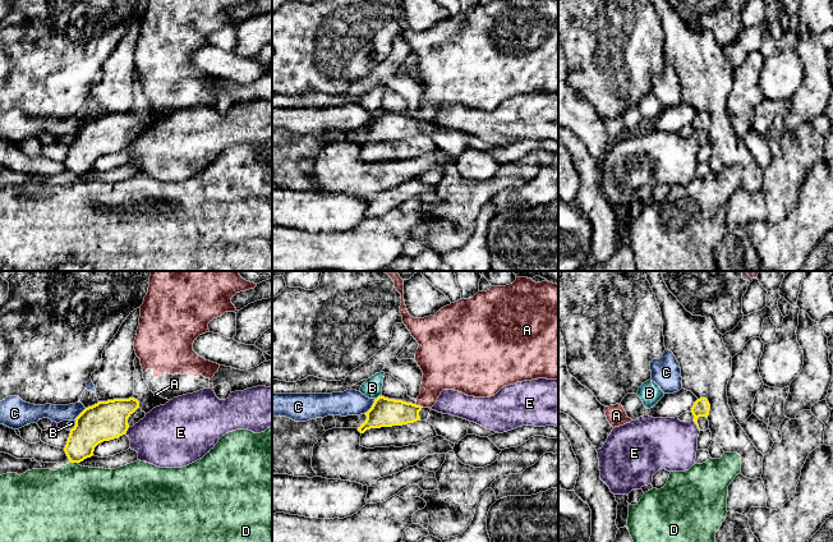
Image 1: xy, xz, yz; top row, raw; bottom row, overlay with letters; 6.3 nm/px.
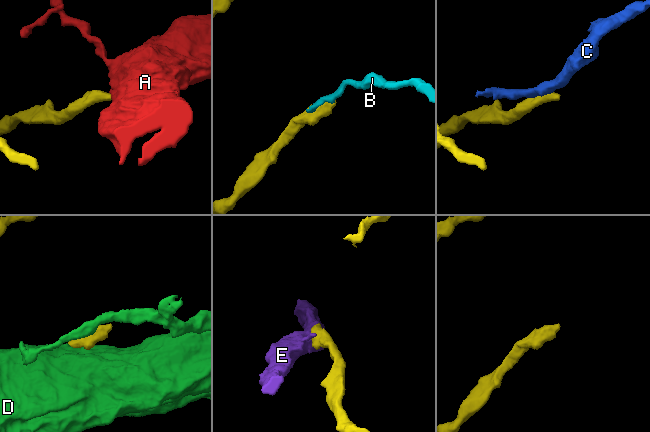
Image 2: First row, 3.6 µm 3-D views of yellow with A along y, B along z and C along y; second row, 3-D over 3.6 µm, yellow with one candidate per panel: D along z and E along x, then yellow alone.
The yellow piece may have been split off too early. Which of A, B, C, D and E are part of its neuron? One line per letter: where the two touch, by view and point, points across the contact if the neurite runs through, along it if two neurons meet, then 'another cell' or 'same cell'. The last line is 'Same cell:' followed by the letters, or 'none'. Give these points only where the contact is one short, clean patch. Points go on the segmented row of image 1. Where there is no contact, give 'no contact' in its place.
A: meets yellow in xz at (419, 405); another cell
B: meets yellow in xz at (378, 396); border along xz (381, 395), (376, 399); another cell
C: meets yellow in xz at (372, 407); border along xz (376, 399), (363, 413); another cell
D: meets yellow in xy at (74, 462); another cell
E: meets yellow in yz at (696, 425); border along yz (693, 419), (699, 431); another cell
Same cell: none

